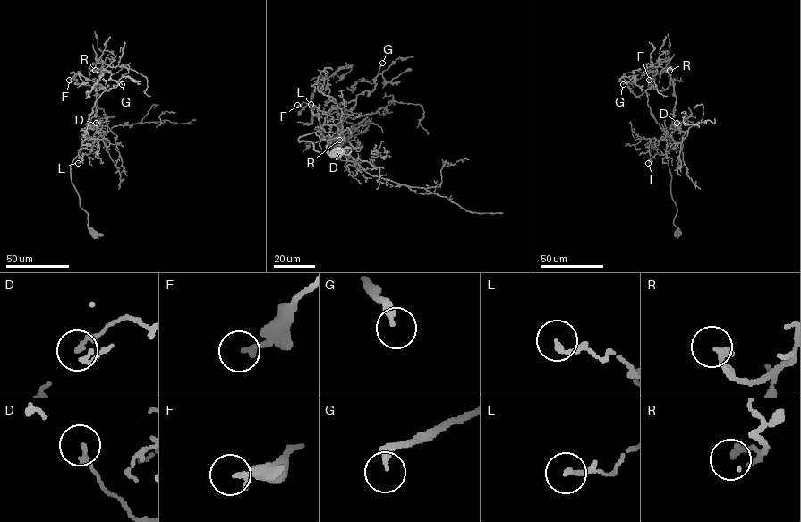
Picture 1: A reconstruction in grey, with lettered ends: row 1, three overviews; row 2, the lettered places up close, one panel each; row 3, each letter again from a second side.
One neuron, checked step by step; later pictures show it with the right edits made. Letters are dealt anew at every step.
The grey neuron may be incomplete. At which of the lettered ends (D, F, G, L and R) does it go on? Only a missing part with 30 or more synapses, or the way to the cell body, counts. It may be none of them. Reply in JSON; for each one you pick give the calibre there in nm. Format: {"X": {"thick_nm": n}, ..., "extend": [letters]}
{"G": {"thick_nm": 280}, "extend": ["G"]}

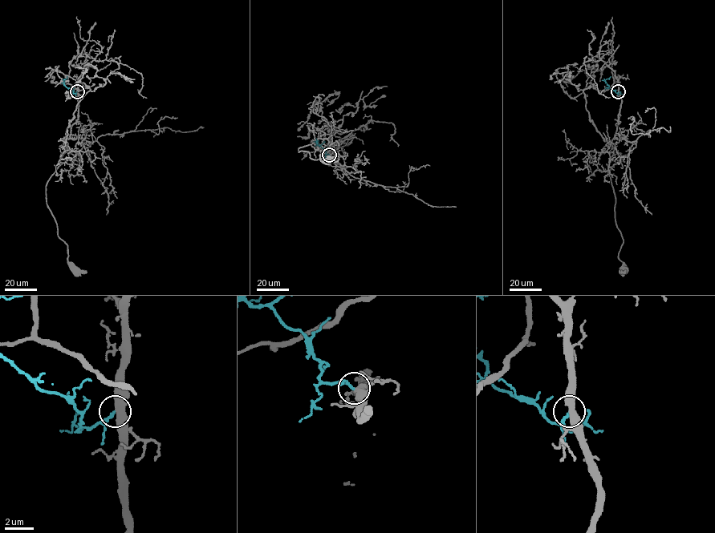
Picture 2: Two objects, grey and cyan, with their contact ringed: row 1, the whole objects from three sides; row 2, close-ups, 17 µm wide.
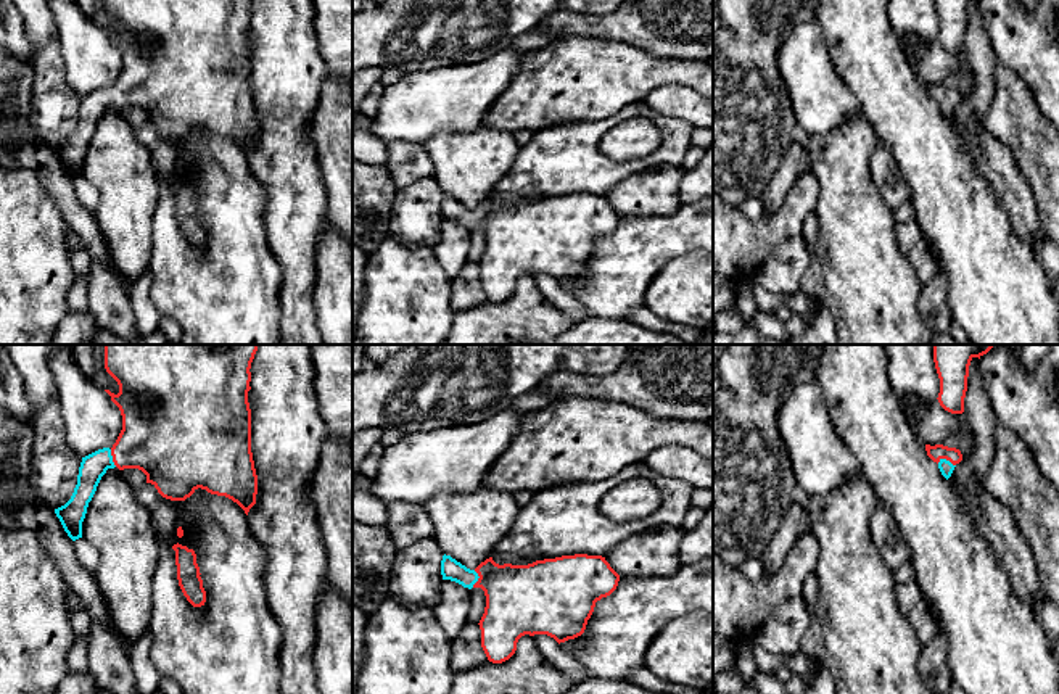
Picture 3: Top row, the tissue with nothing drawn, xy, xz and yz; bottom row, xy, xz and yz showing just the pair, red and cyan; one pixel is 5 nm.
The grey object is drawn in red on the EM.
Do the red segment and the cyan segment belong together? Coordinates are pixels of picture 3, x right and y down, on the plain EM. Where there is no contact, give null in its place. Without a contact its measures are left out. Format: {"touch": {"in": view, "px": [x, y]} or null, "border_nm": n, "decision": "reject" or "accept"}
{"touch": {"in": "yz", "px": [947, 99]}, "border_nm": 100, "decision": "accept"}

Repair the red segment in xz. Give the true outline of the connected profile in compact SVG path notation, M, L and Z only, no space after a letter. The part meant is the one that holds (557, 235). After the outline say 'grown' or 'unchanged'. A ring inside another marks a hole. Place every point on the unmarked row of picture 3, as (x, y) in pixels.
M451 195L441 200L443 219L451 219L464 227L481 227L486 235L484 253L480 259L481 287L492 303L509 299L521 275L547 274L558 283L581 275L591 258L595 242L610 235L620 221L620 214L602 195L562 195L536 200L528 204L499 204L492 196L475 209L467 208Z; grown

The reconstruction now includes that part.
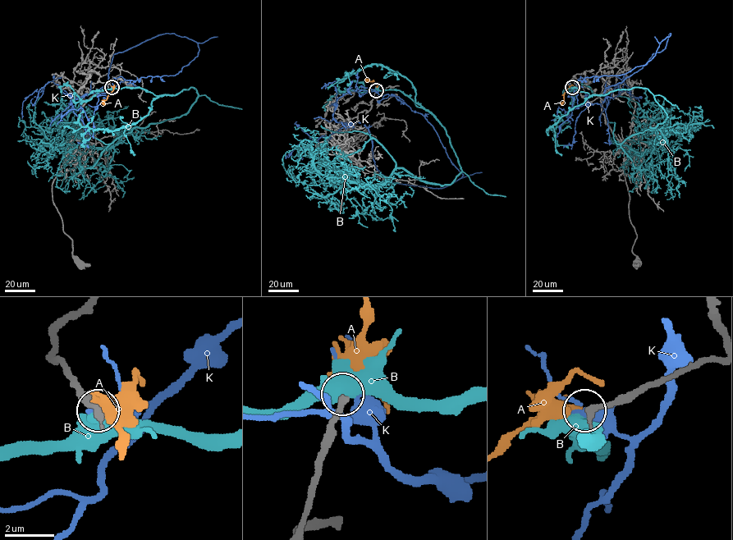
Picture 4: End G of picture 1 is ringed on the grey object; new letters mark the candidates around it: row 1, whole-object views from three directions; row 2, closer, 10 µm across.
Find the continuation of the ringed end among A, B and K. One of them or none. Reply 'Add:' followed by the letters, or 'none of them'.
Add: A

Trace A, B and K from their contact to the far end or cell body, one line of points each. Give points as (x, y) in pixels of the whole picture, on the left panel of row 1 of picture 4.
A: (112, 87), (113, 90), (104, 101), (104, 105)
B: (112, 88), (198, 97), (109, 147), (49, 153), (39, 98)
K: (112, 87), (175, 75), (197, 43), (145, 40), (115, 53), (93, 93), (48, 81), (22, 118)

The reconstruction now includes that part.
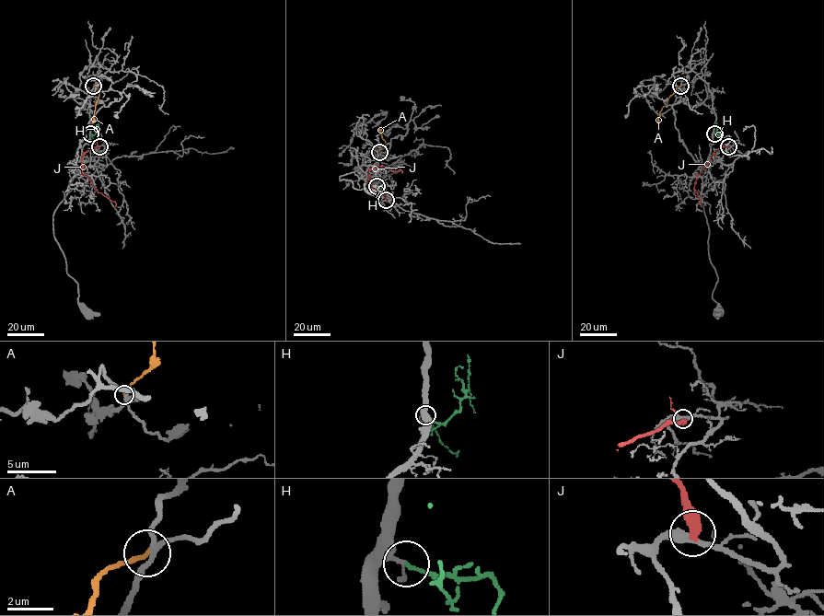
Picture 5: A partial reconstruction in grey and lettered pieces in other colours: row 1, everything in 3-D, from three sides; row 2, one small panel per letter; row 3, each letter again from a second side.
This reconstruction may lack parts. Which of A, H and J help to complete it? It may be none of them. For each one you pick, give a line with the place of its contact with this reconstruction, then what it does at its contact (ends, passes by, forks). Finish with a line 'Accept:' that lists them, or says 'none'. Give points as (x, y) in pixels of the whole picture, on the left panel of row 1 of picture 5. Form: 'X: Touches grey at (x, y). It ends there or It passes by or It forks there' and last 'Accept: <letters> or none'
H: Touches grey at (90, 133). It ends there
Accept: H

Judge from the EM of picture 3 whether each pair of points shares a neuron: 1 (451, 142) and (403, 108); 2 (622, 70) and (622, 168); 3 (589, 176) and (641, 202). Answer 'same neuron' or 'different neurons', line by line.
1: different neurons
2: different neurons
3: different neurons

